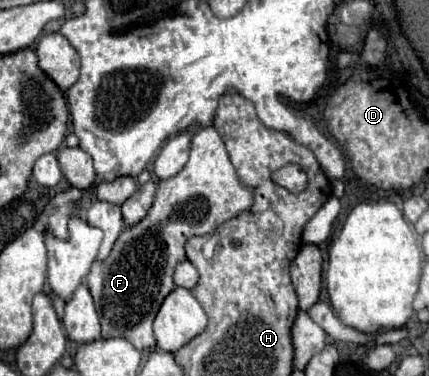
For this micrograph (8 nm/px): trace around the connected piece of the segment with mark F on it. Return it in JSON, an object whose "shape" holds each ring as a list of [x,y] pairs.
{"shape":[[[213,126],[201,128],[193,136],[191,156],[181,174],[159,180],[149,214],[141,222],[127,226],[117,238],[111,254],[105,260],[95,260],[87,274],[87,286],[101,318],[103,338],[121,336],[131,340],[137,350],[153,348],[155,336],[151,326],[159,306],[167,294],[175,290],[173,272],[179,262],[187,260],[187,240],[191,236],[215,232],[223,222],[237,218],[251,206],[253,190],[239,180],[221,136]]]}

